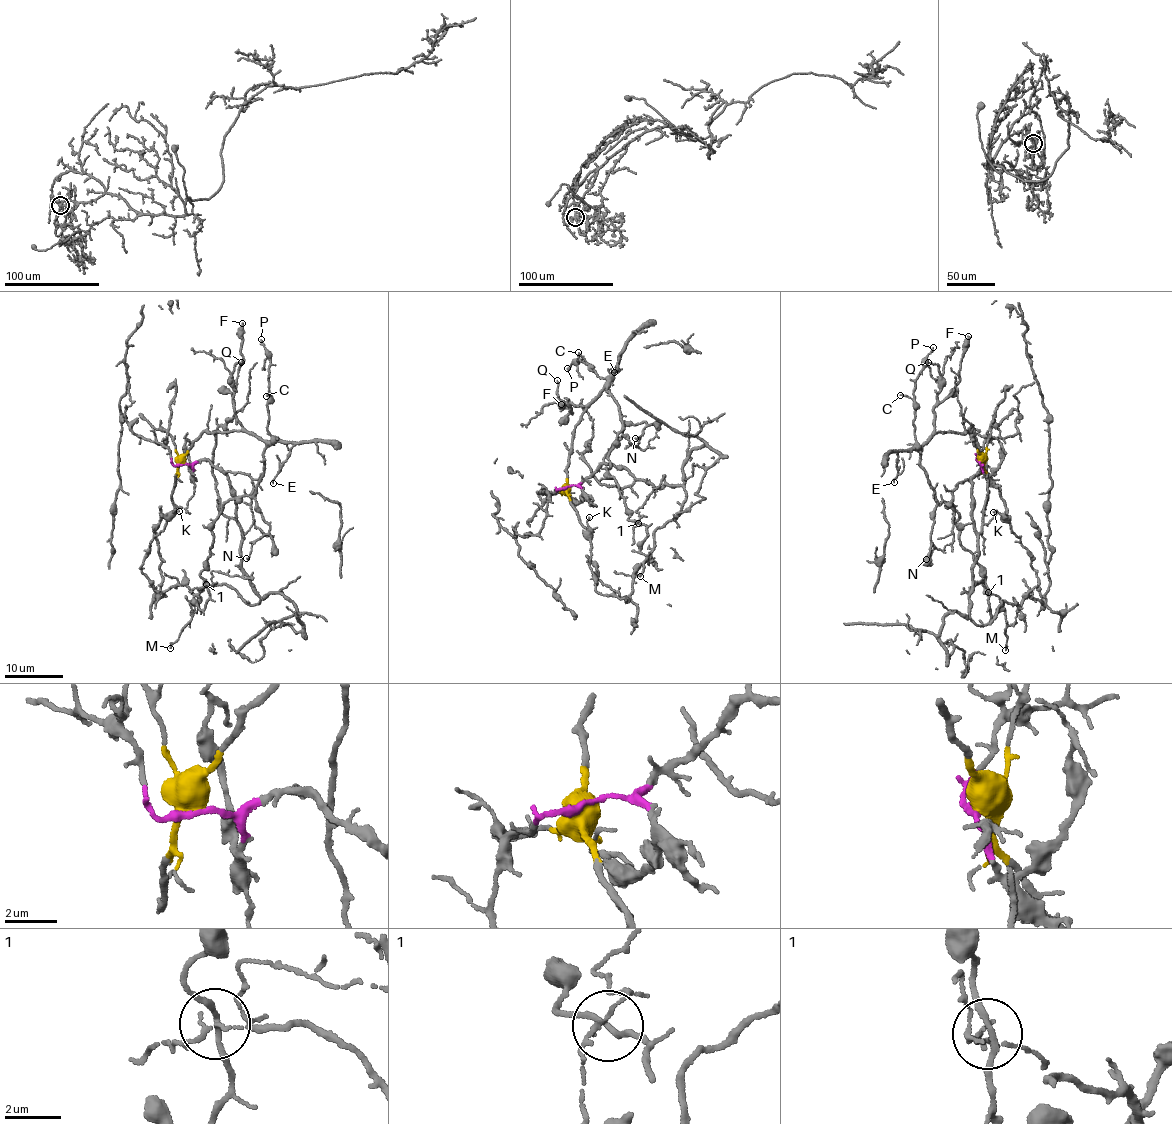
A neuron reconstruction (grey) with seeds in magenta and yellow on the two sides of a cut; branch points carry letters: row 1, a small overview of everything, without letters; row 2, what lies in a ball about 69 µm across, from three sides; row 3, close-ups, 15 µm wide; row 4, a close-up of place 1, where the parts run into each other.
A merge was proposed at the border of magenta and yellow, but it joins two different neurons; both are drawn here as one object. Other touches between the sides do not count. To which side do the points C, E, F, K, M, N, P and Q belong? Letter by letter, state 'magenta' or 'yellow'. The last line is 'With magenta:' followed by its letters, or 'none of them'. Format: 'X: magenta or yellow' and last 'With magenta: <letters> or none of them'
C: yellow
E: yellow
F: yellow
K: yellow
M: yellow
N: yellow
P: yellow
Q: yellow
With magenta: none of them

